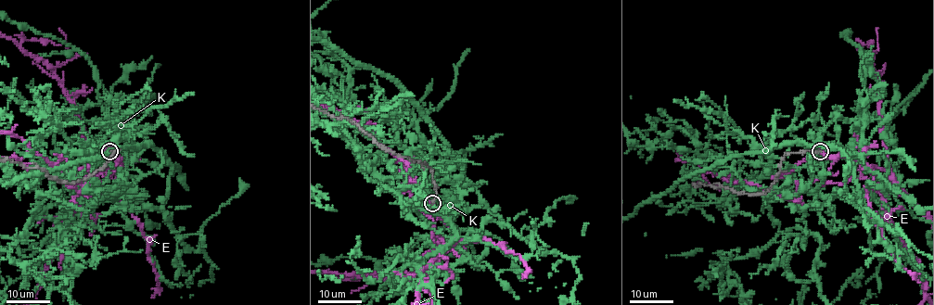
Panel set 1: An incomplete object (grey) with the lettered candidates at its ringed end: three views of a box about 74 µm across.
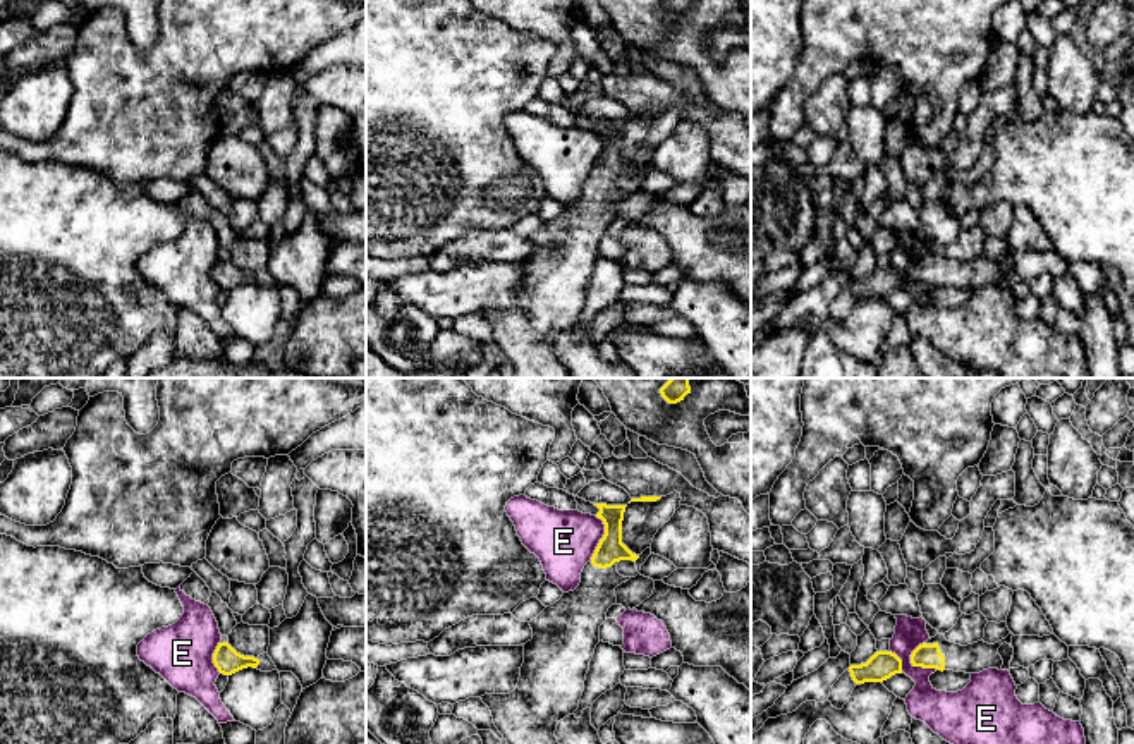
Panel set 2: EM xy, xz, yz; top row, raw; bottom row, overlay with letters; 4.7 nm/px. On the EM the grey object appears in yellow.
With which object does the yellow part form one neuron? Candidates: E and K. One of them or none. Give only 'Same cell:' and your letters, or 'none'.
Same cell: none

